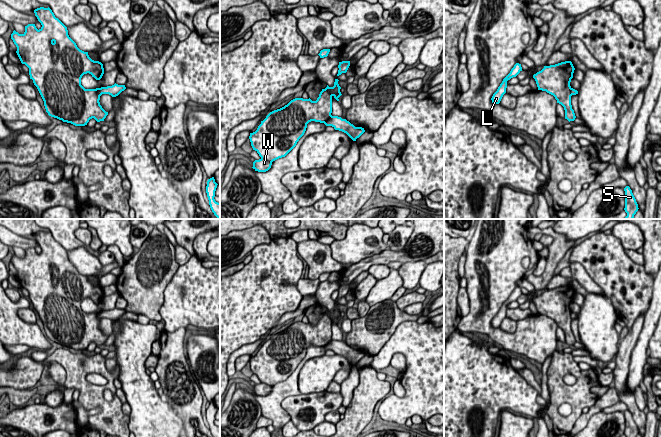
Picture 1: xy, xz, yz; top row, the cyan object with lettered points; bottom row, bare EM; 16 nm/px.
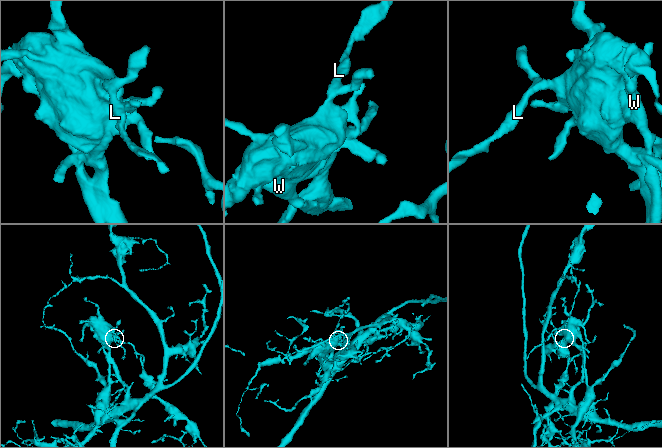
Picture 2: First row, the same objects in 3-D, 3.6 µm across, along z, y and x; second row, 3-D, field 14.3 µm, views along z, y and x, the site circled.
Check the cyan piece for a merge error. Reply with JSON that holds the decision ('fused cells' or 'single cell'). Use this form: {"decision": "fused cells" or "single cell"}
{"decision": "fused cells"}

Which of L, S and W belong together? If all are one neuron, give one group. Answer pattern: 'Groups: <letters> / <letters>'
Groups: L S / W

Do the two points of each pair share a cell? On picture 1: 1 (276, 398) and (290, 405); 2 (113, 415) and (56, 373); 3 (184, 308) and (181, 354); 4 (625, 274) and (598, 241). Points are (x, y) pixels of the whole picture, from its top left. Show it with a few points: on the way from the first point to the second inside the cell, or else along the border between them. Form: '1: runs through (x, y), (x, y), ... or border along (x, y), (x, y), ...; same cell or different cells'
1: border along (300, 393), (287, 396), (281, 403), (291, 420); different cells
2: border along (51, 361), (56, 361), (64, 369), (66, 387); different cells
3: border along (185, 327), (179, 327), (173, 331), (164, 330); different cells
4: runs through (617, 267), (600, 249); same cell

